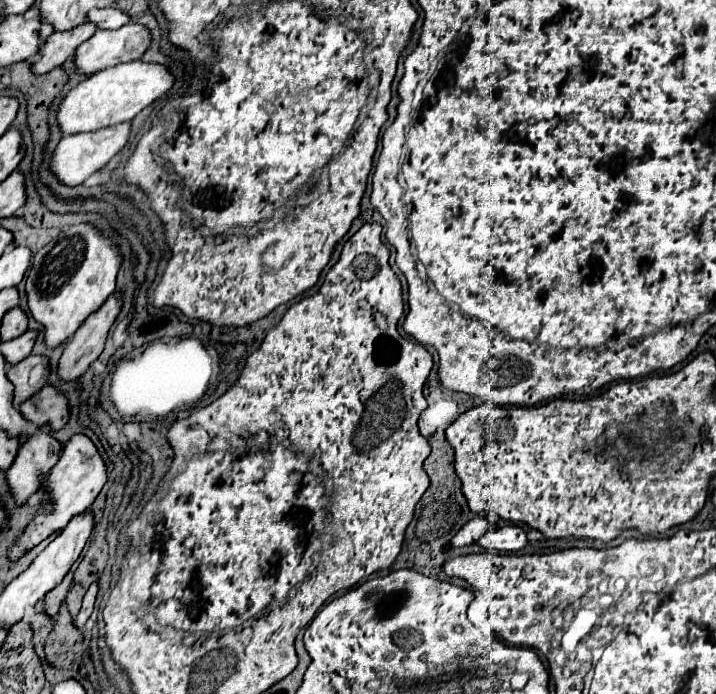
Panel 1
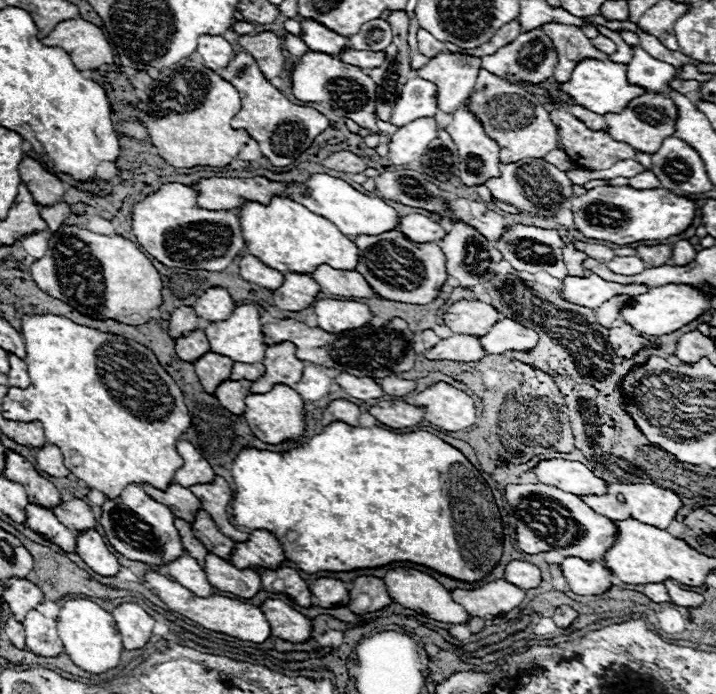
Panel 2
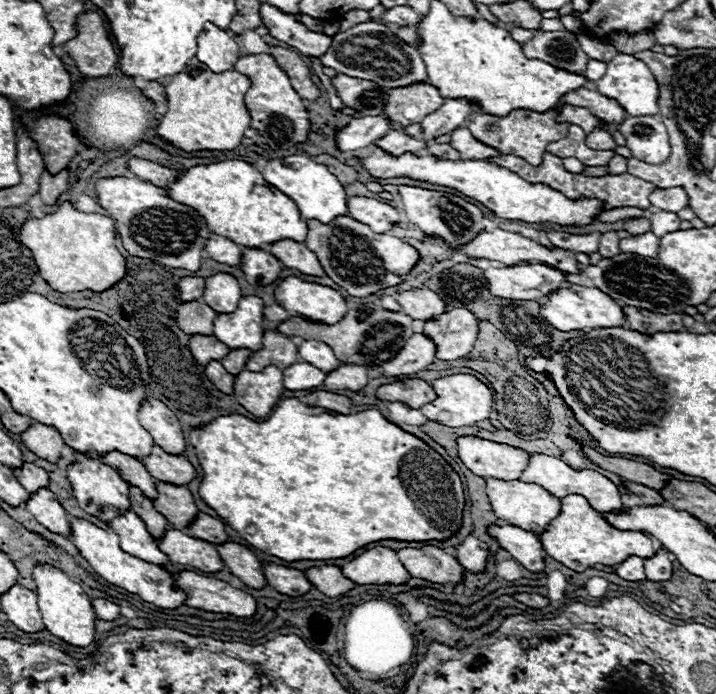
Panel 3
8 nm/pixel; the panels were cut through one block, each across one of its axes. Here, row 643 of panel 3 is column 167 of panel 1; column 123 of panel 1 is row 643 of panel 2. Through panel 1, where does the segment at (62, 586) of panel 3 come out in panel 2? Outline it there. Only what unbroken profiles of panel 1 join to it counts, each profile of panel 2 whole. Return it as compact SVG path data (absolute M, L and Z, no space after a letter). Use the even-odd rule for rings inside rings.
M84 598L68 600L64 608L60 610L60 616L56 622L58 622L58 632L64 642L66 654L80 670L90 672L90 674L104 674L120 664L124 646L116 630L114 618L104 608L94 604L92 600L84 600Z

